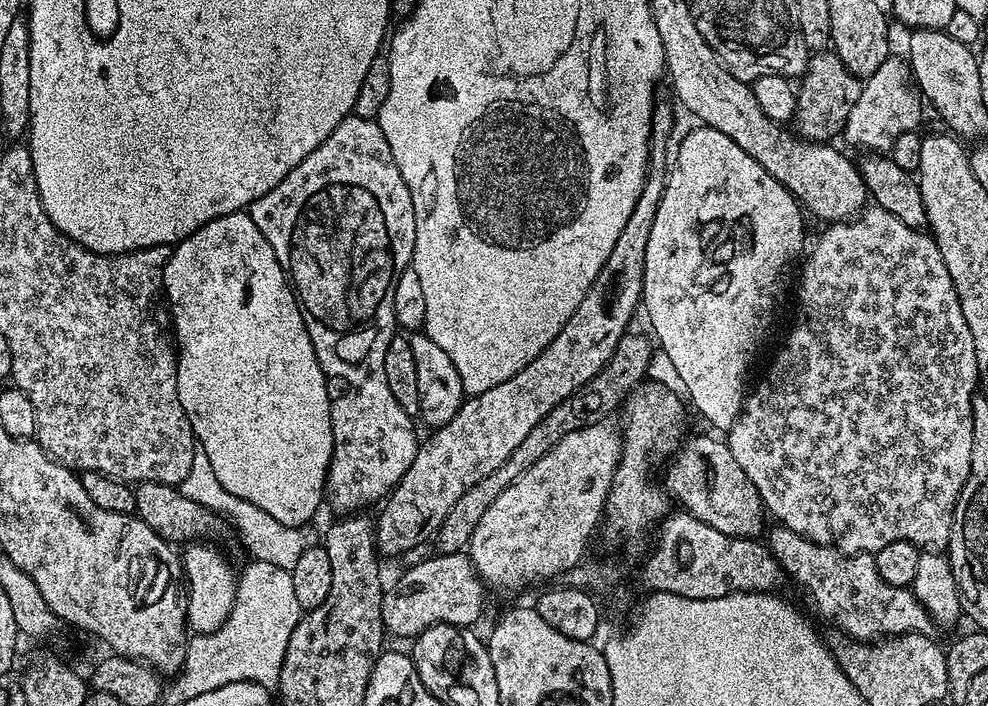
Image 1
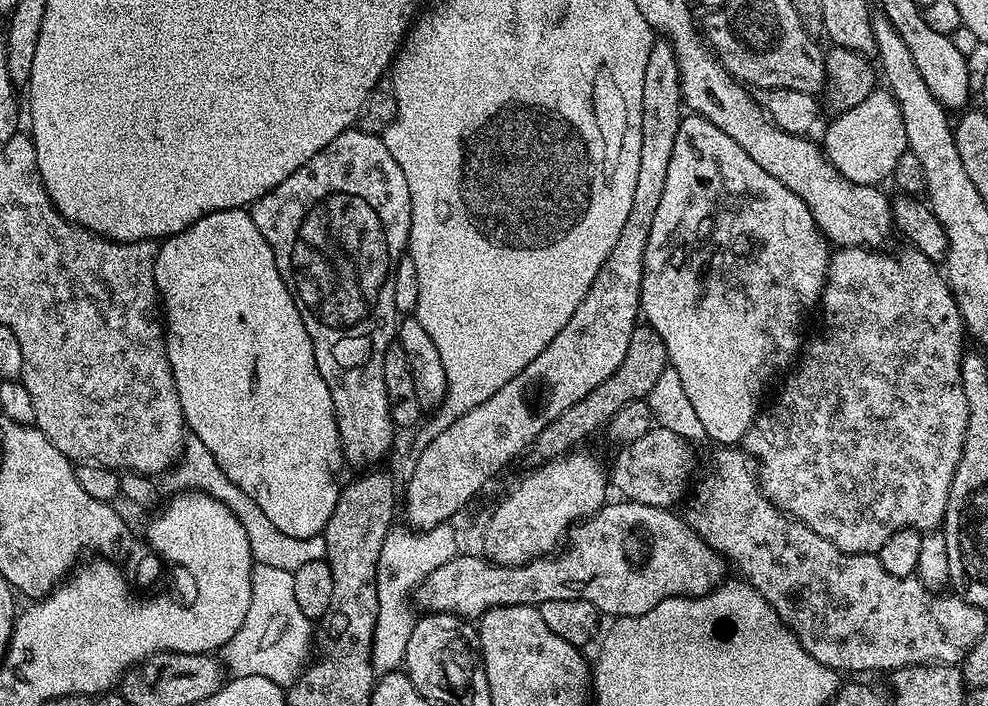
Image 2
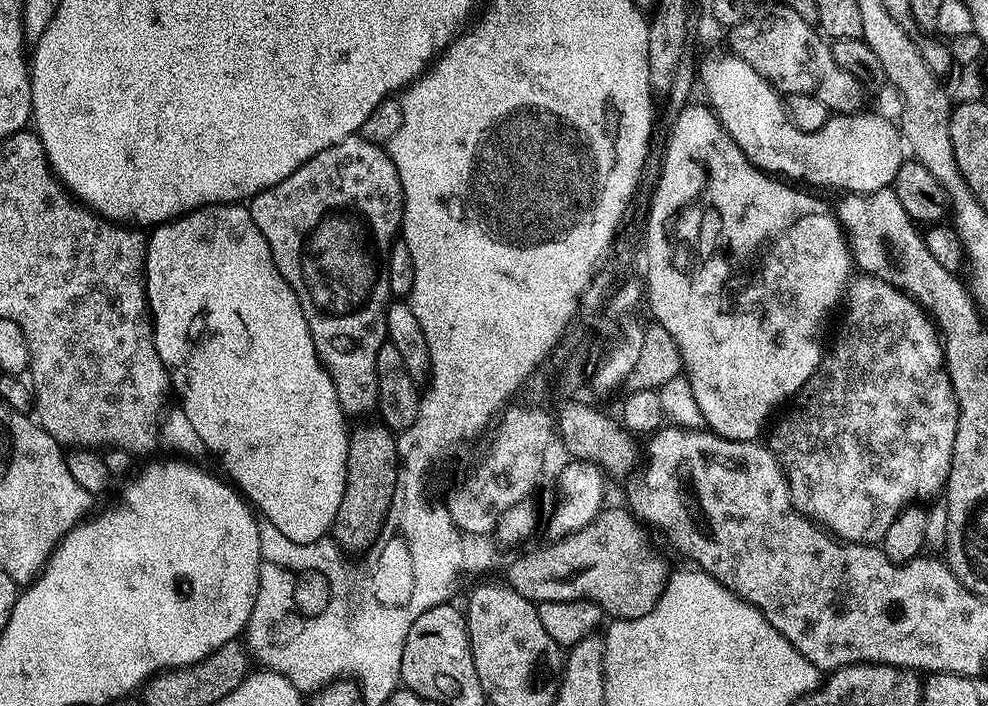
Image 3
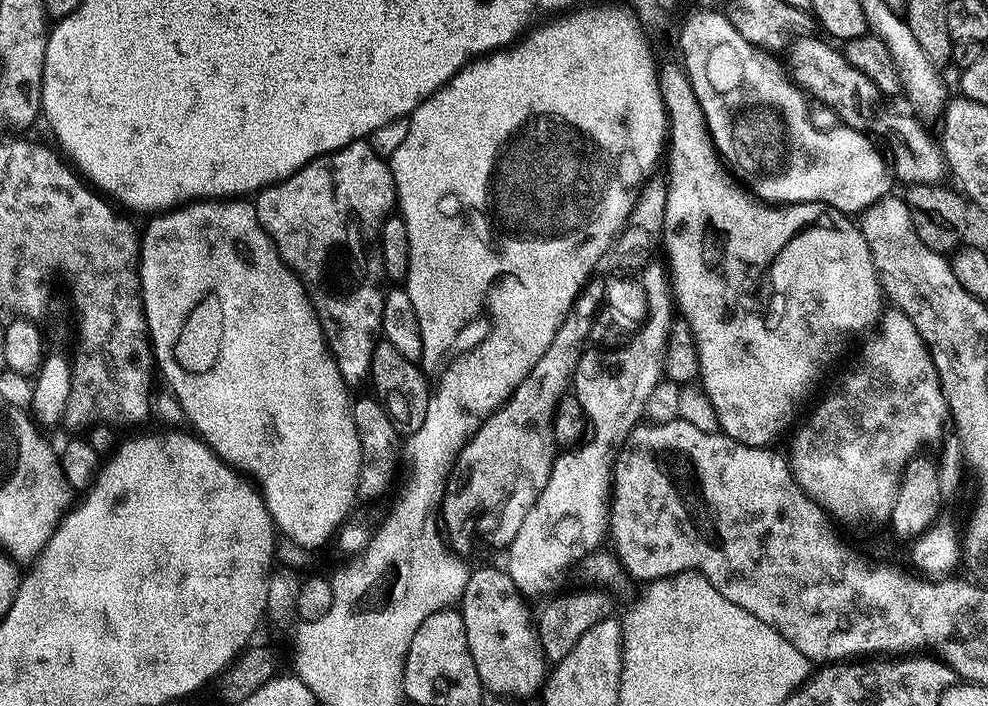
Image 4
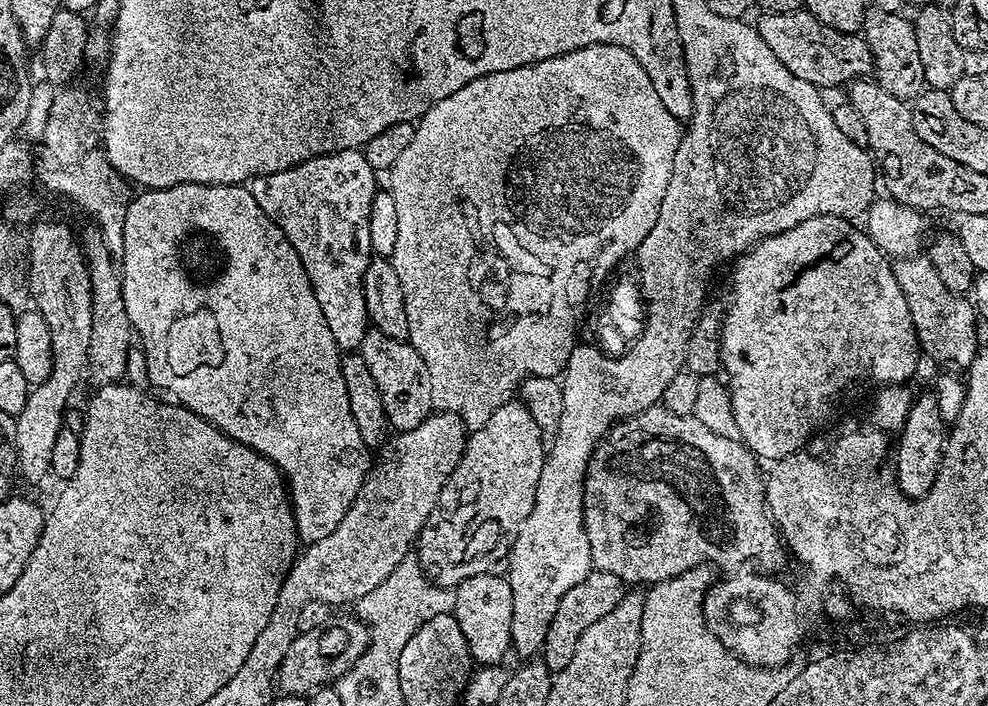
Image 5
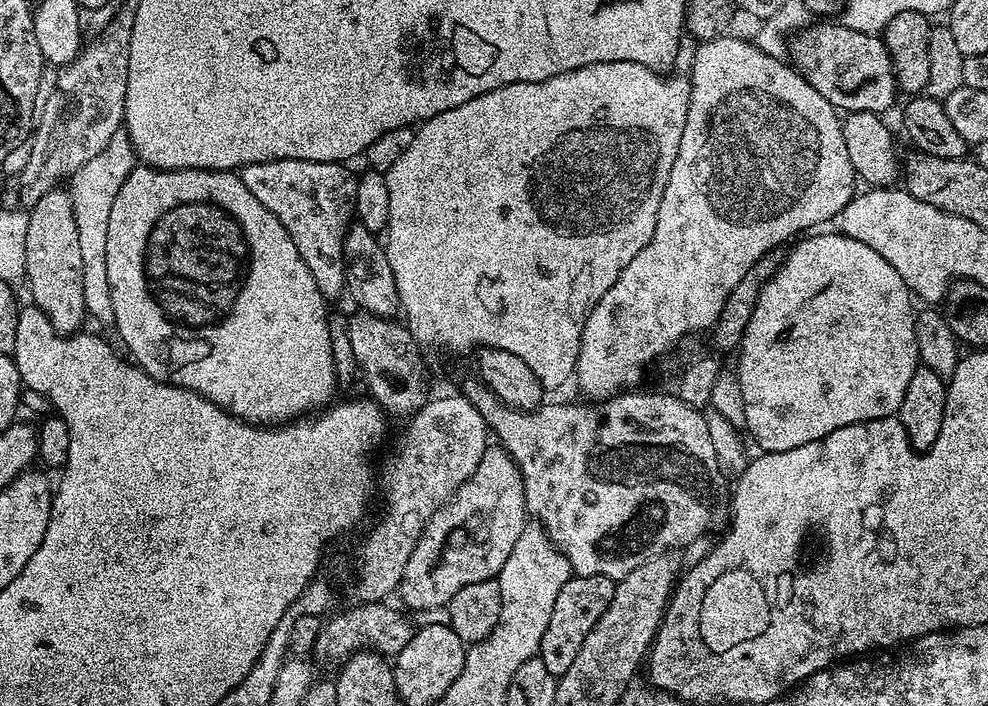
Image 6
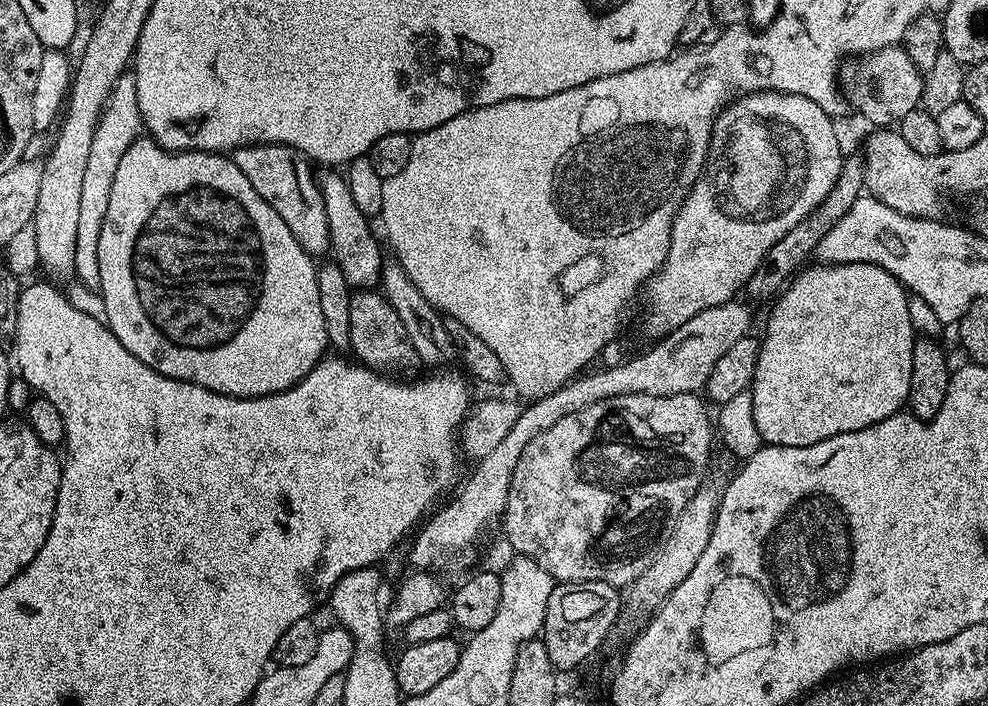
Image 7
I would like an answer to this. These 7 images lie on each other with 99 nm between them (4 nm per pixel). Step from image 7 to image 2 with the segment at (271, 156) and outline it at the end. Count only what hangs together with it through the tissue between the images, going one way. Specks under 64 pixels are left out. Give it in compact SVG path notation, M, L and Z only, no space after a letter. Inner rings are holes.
M353 126L348 131L338 134L314 158L310 158L286 182L274 186L262 198L258 198L250 208L254 218L254 226L262 230L262 238L270 242L270 250L274 250L274 262L278 266L278 274L286 282L296 298L296 304L300 307L300 317L306 326L306 334L310 334L310 342L314 346L314 358L322 378L332 395L332 405L336 411L336 425L340 435L340 450L345 461L348 460L356 470L364 470L369 466L376 466L380 459L392 448L392 439L398 435L398 429L394 423L394 417L390 414L390 402L386 394L386 378L382 378L382 362L389 344L393 343L398 332L398 313L394 306L394 274L398 262L406 254L408 246L408 235L412 222L412 203L410 202L410 186L406 186L406 174L402 174L402 166L394 162L394 154L386 150L383 139L374 134L366 134L359 127Z

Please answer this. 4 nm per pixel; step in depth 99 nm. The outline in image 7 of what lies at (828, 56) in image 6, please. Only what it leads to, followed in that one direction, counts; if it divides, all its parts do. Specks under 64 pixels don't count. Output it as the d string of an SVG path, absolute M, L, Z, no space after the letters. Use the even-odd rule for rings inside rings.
M904 47L879 48L843 65L842 92L850 108L872 126L896 126L910 110L921 107L924 78Z

